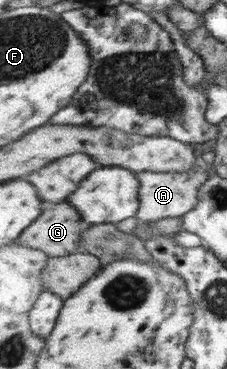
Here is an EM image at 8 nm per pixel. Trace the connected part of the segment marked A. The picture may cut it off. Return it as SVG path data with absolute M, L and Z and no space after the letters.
M198 160L198 167L190 173L165 173L142 171L138 173L139 212L136 219L140 222L158 222L166 218L182 218L188 215L199 204L199 190L208 182L208 172L205 161Z

